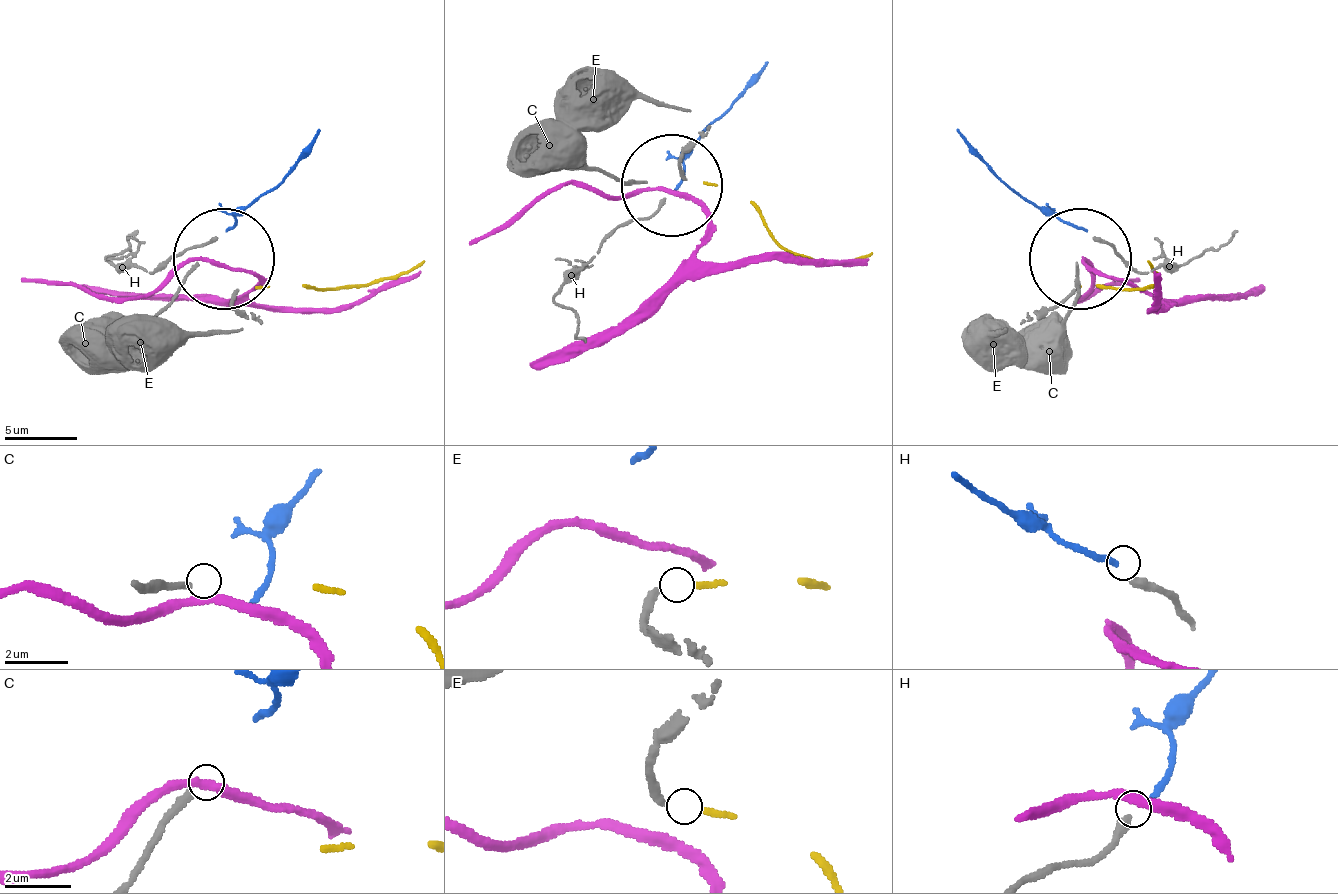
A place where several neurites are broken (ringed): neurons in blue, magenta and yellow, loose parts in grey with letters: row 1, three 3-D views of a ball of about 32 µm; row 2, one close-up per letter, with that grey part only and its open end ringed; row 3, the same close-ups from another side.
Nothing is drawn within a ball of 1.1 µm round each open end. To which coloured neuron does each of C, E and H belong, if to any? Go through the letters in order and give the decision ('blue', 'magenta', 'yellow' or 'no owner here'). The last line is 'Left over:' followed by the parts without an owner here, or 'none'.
C: no owner here
E: yellow
H: blue
Left over: C

